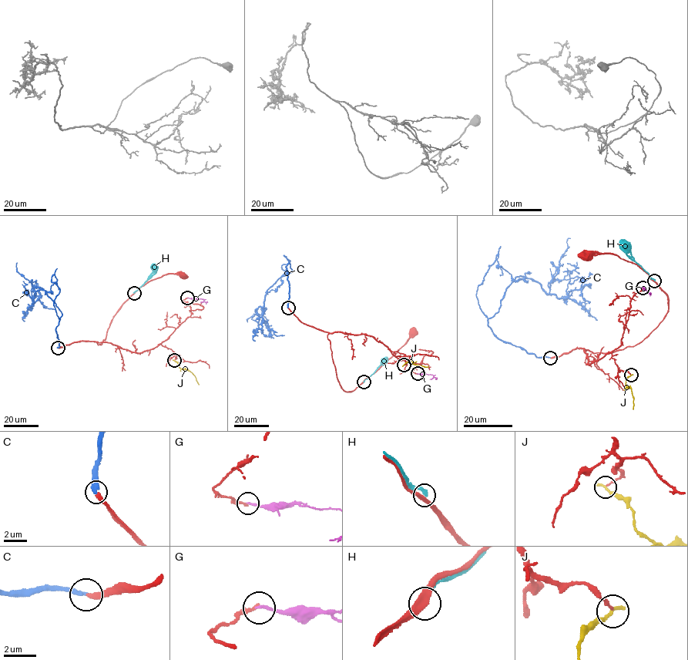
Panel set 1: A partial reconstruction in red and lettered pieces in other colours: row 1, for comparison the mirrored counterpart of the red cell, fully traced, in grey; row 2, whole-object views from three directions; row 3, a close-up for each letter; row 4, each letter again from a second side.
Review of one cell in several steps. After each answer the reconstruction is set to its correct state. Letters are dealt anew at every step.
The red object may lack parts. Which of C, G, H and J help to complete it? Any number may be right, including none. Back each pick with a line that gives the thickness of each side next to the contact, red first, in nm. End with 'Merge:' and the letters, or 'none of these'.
C: 320 nm thick on the red side, 320 nm on the other
Merge: C

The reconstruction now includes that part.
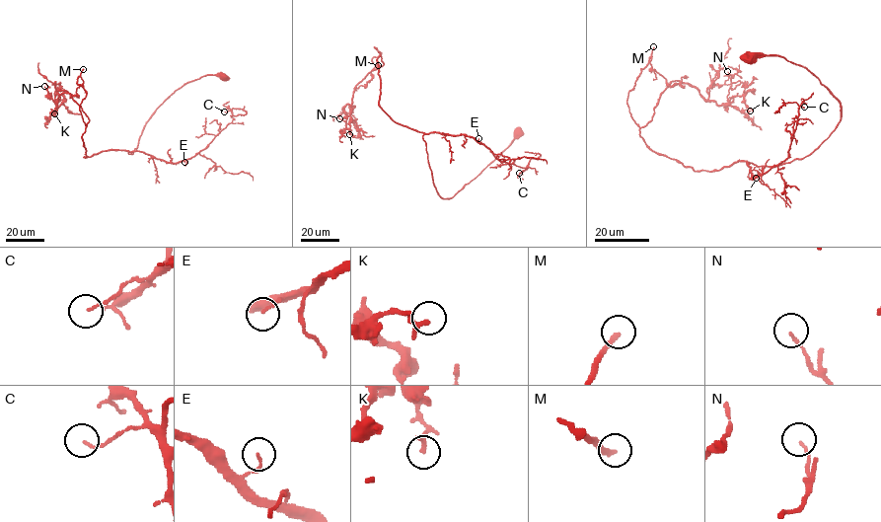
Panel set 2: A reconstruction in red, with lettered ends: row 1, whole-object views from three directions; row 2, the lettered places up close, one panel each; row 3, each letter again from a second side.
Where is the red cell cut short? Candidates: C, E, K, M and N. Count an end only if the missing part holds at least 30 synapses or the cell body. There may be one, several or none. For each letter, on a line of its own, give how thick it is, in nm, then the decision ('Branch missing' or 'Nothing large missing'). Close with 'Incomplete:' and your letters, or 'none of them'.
C: Thickness 80 nm. Nothing large missing
E: Thickness 90 nm. Nothing large missing
K: Thickness 240 nm. Nothing large missing
M: Thickness 240 nm. Branch missing
N: Thickness 110 nm. Nothing large missing
Incomplete: M

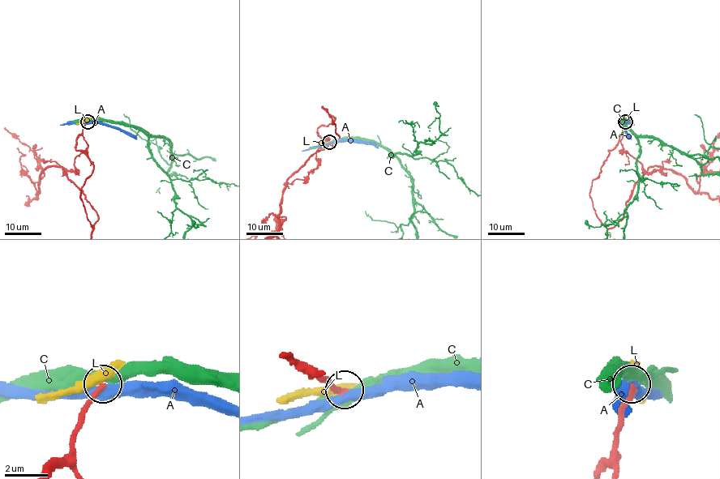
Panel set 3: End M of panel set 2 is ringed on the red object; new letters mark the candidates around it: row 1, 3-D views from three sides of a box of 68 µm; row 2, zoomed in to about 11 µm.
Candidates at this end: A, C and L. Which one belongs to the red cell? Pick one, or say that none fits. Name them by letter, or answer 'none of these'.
none of these

